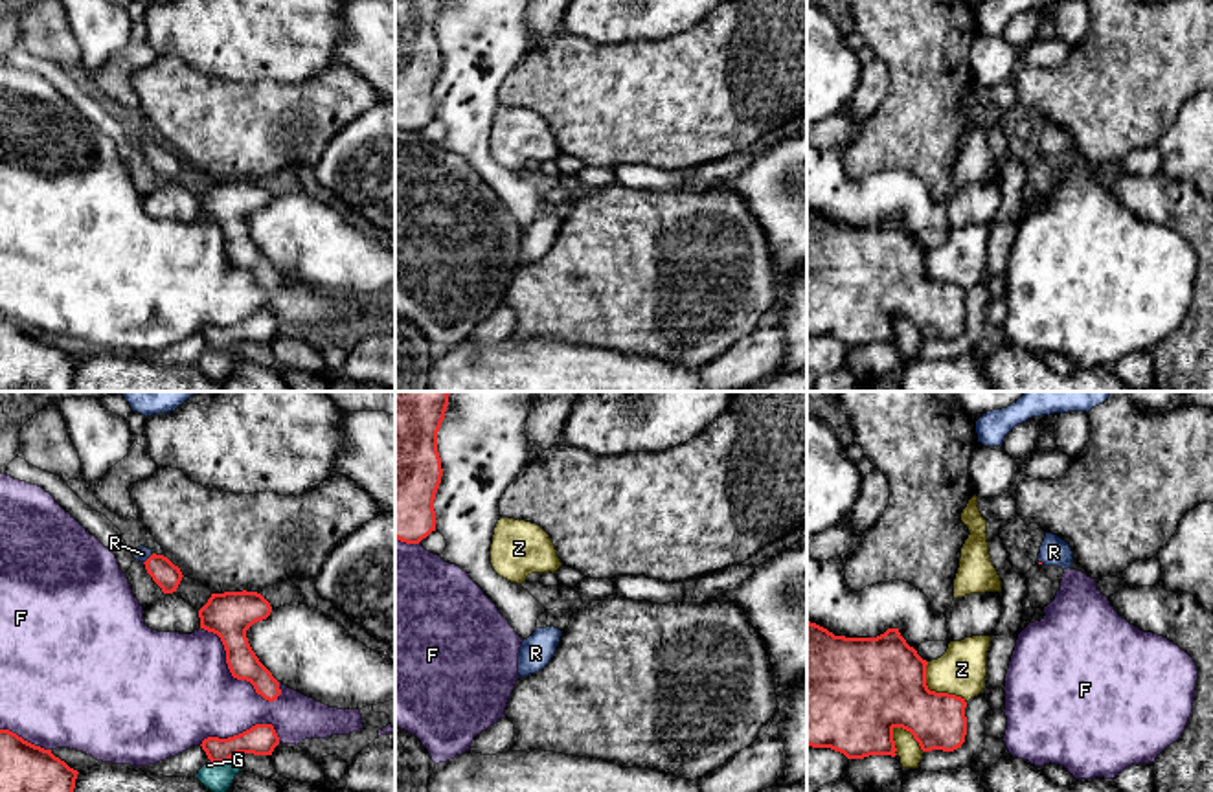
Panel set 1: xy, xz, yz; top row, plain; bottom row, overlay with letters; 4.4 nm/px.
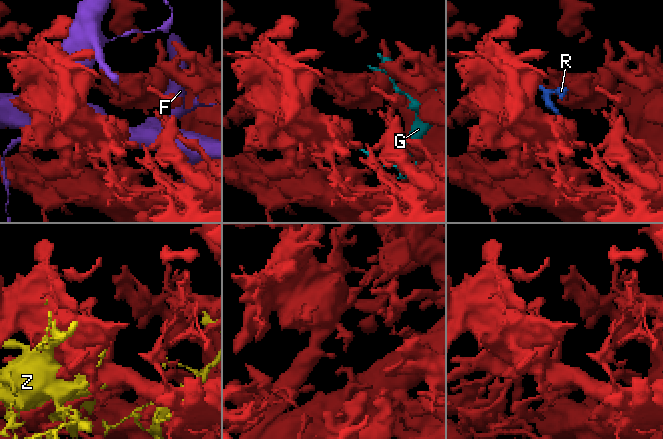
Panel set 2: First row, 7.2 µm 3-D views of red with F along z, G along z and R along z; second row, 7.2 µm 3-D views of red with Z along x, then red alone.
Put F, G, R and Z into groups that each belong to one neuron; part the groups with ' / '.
F / G / R / Z

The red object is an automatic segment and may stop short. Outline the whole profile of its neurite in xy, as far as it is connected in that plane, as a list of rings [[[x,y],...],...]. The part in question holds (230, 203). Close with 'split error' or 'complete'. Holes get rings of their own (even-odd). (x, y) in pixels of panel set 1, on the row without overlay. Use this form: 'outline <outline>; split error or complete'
outline [[[257,180],[211,182],[198,198],[200,217],[221,226],[226,252],[233,266],[246,268],[265,289],[274,290],[281,283],[279,270],[252,239],[246,219],[270,204],[270,191]]]; complete

